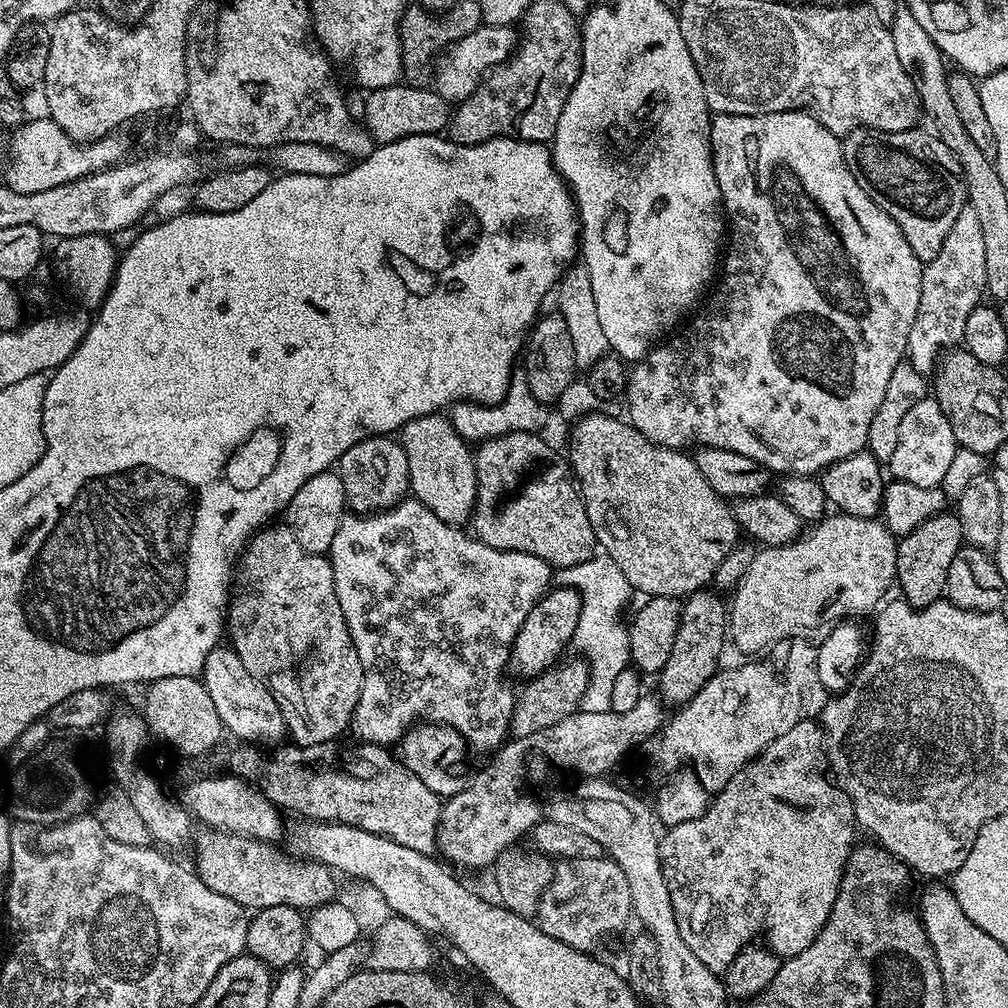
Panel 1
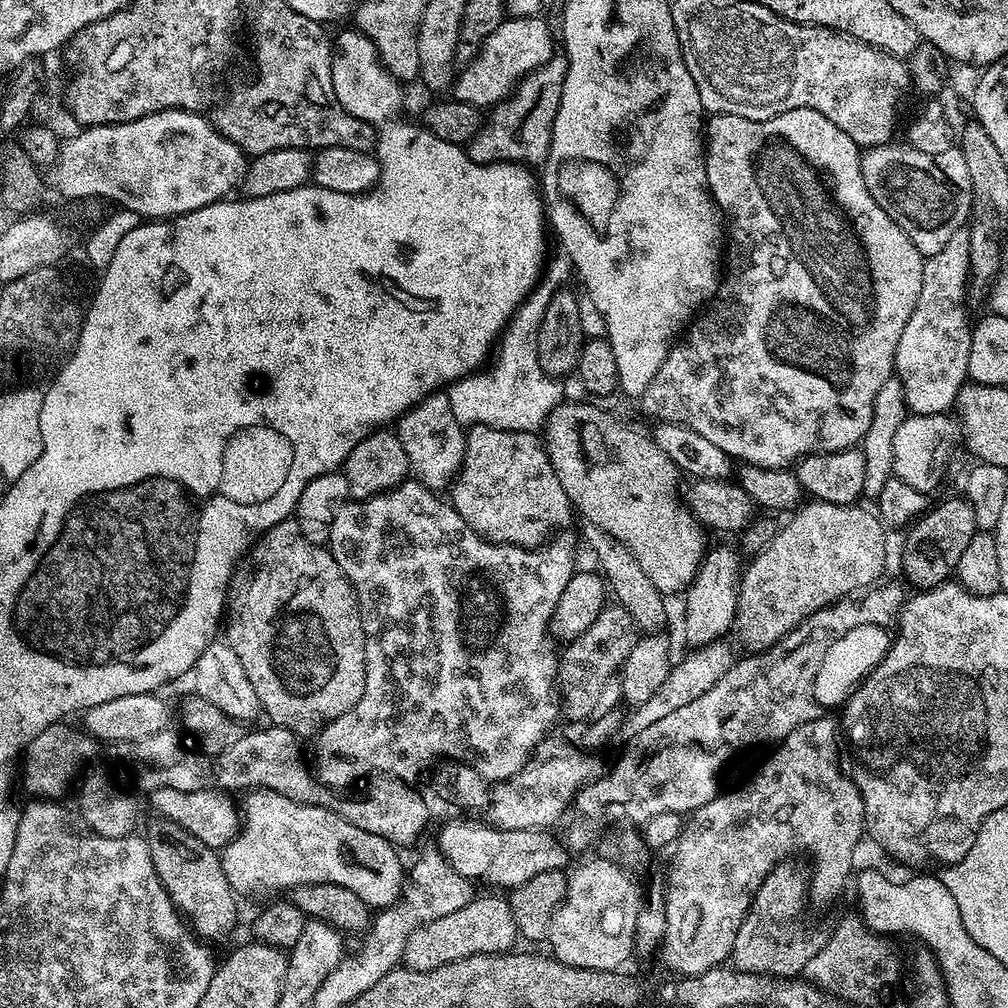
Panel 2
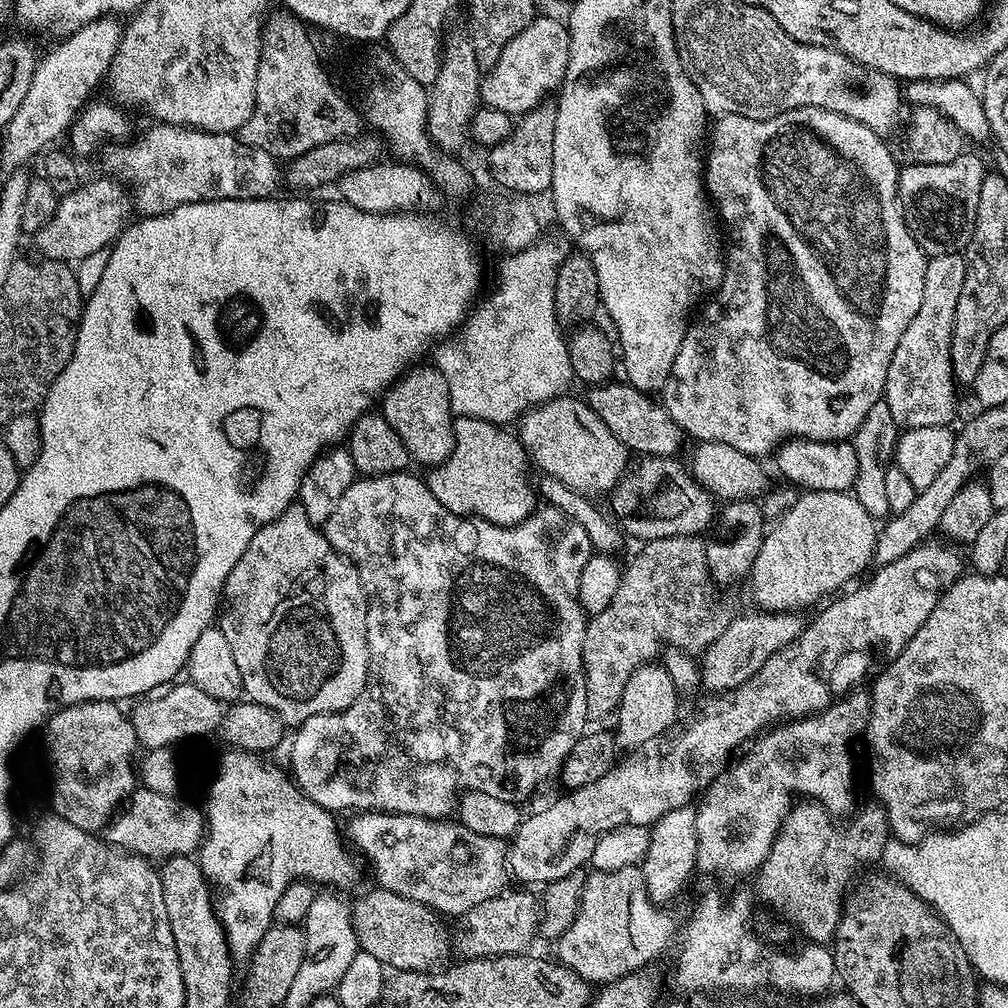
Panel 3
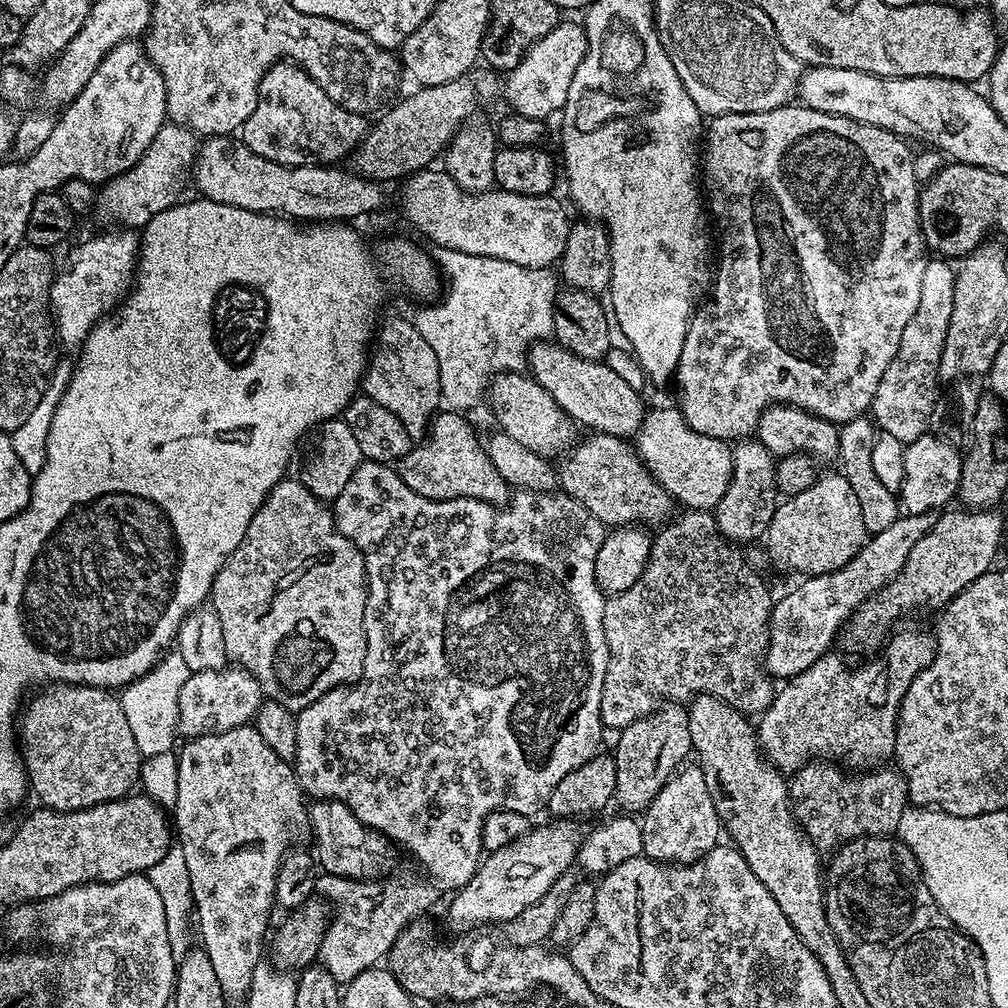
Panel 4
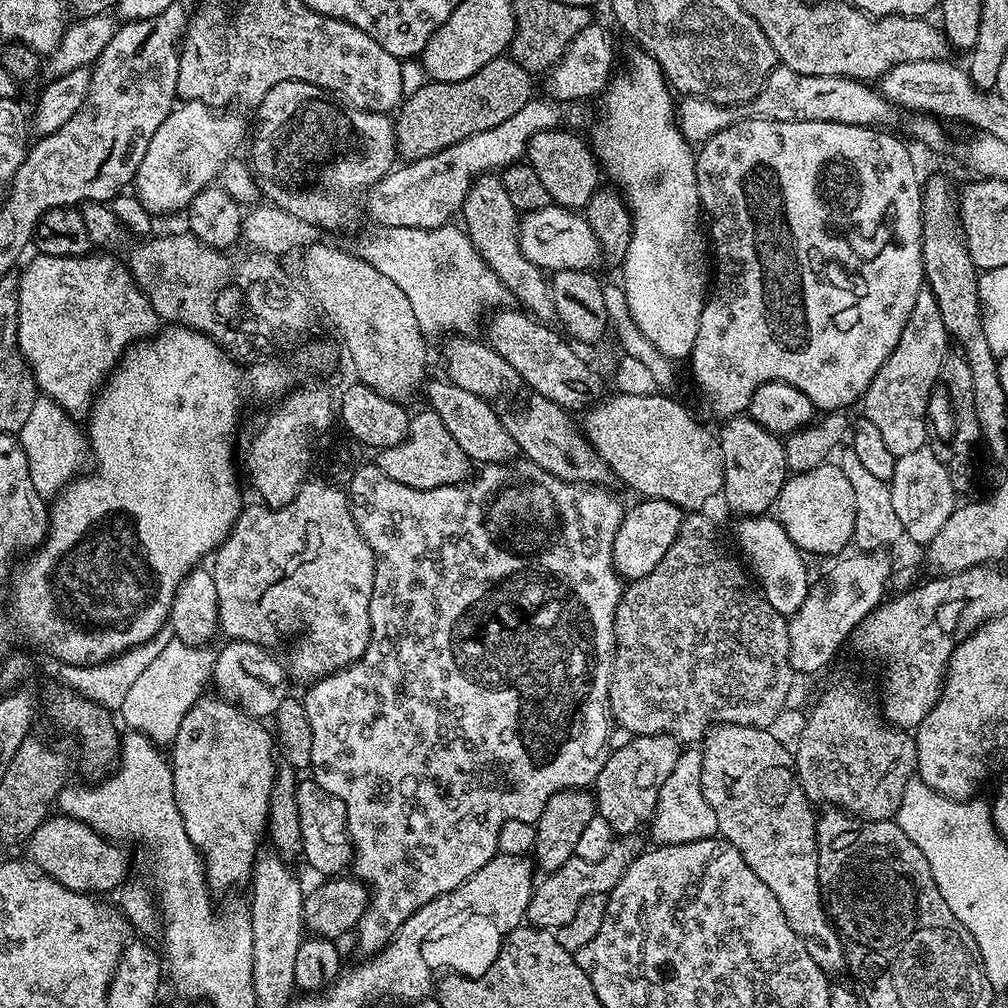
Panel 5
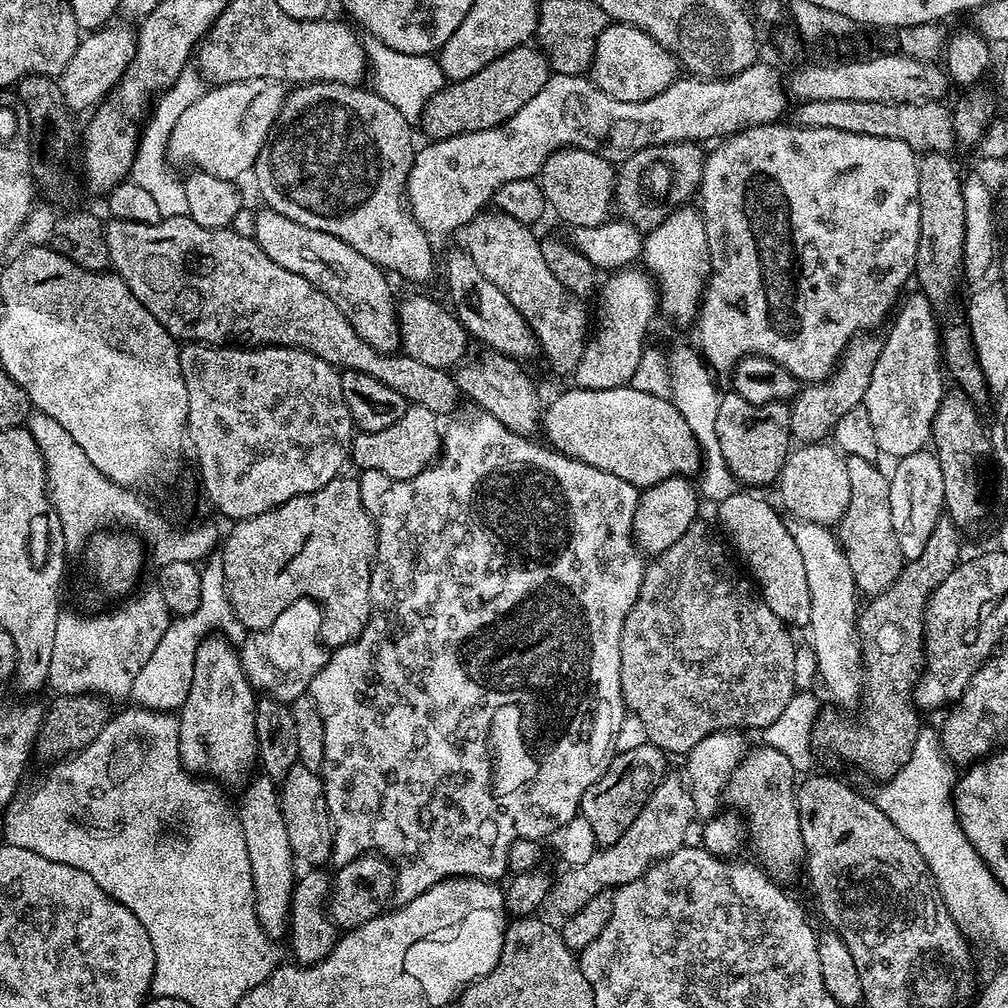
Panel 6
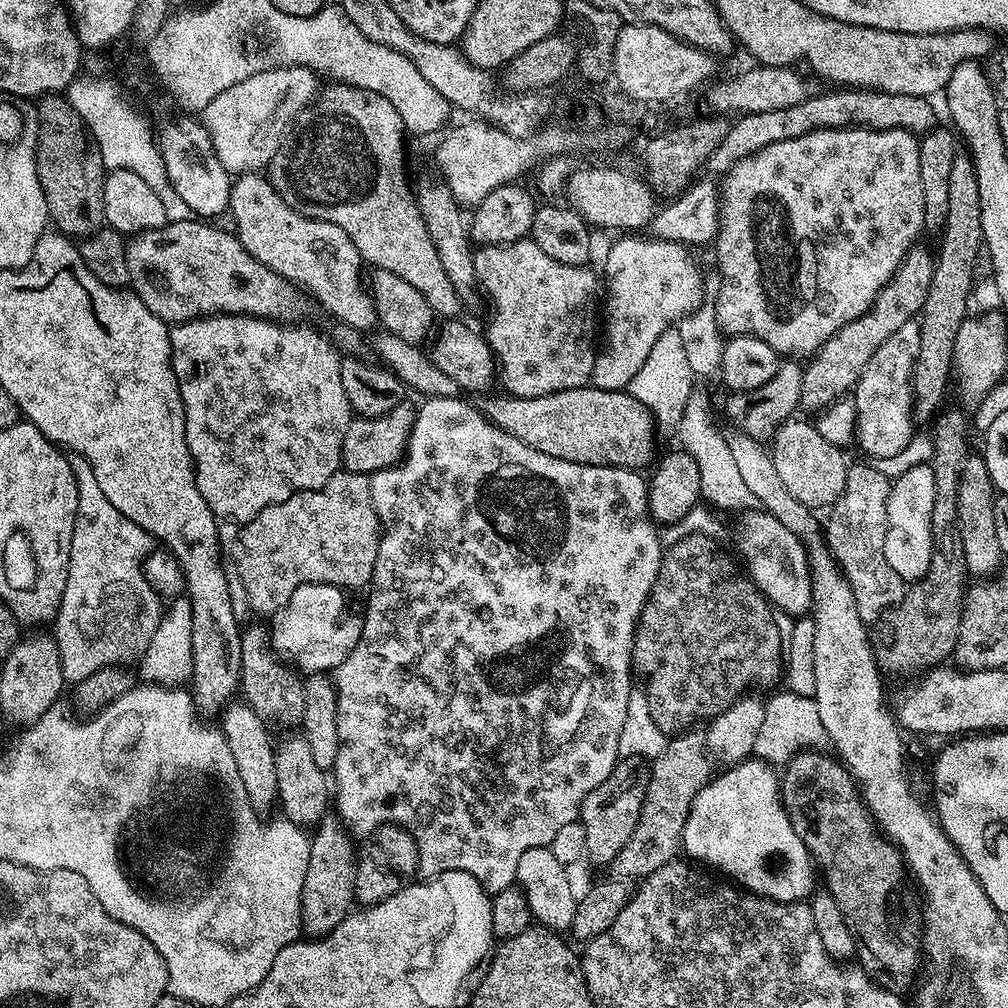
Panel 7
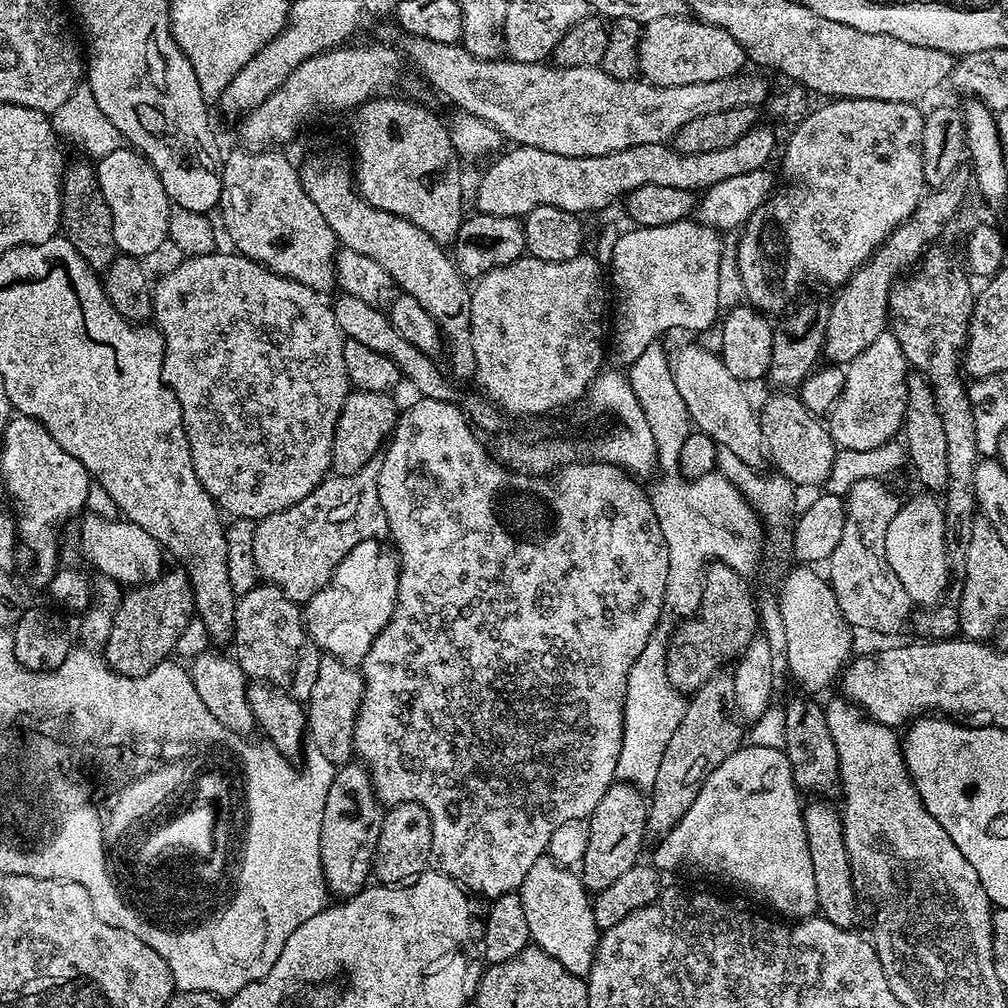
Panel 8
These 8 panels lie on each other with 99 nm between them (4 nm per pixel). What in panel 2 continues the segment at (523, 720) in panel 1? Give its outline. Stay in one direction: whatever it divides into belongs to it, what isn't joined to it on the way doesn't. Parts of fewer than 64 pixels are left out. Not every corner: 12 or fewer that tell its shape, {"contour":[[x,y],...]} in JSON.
{"contour":[[606,606],[567,641],[558,695],[565,717],[591,717],[638,629]]}

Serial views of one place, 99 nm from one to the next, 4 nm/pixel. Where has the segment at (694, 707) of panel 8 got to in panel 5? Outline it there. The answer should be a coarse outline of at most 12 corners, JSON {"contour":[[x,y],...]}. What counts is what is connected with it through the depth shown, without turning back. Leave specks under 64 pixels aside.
{"contour":[[640,834],[613,839],[598,862],[575,855],[537,885],[531,927],[570,922],[583,898],[607,895],[645,851]]}

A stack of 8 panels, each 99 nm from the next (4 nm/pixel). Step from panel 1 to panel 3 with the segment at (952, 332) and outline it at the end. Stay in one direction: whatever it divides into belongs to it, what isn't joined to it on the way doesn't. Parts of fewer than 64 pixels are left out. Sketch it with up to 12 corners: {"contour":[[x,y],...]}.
{"contour":[[929,259],[886,370],[897,429],[953,423],[950,344],[966,261]]}

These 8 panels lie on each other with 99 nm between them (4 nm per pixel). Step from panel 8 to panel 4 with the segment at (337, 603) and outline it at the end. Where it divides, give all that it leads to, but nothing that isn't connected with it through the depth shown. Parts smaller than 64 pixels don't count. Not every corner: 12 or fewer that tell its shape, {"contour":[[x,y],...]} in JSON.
{"contour":[[242,667],[193,672],[179,735],[243,728],[265,699]]}

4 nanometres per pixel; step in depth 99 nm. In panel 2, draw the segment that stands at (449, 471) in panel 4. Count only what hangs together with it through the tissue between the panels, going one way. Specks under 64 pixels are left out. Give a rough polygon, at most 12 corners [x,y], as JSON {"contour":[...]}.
{"contour":[[474,425],[450,503],[538,548],[574,507],[535,432]]}

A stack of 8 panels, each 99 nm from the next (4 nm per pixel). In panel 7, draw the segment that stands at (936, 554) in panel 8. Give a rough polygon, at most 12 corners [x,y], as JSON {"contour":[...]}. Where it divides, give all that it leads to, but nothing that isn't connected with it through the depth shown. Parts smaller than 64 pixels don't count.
{"contour":[[931,463],[910,466],[888,490],[890,570],[906,582],[932,557]]}

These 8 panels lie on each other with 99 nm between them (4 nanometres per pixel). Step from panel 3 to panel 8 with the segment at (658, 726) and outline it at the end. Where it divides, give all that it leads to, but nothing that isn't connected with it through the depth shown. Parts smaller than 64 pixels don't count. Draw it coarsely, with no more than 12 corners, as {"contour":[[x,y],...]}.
{"contour":[[614,782],[587,821],[582,879],[606,890],[641,859],[645,795]]}

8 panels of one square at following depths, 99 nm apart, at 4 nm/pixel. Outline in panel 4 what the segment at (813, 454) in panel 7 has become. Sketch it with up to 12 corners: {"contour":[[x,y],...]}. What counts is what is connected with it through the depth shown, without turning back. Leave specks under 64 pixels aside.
{"contour":[[843,474],[781,499],[769,554],[804,578],[870,536]]}

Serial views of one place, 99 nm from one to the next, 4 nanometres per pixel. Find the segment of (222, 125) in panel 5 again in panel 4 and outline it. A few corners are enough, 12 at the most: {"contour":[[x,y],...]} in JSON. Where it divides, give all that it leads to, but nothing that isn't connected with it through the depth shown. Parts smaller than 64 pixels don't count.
{"contour":[[191,128],[158,130],[98,192],[98,212],[140,230],[181,199],[198,155]]}

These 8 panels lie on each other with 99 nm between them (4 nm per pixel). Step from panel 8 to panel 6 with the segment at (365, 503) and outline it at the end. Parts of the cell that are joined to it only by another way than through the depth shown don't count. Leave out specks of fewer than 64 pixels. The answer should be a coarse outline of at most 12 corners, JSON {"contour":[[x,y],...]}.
{"contour":[[359,479],[237,520],[233,614],[320,605],[335,650],[368,625],[376,523]]}

